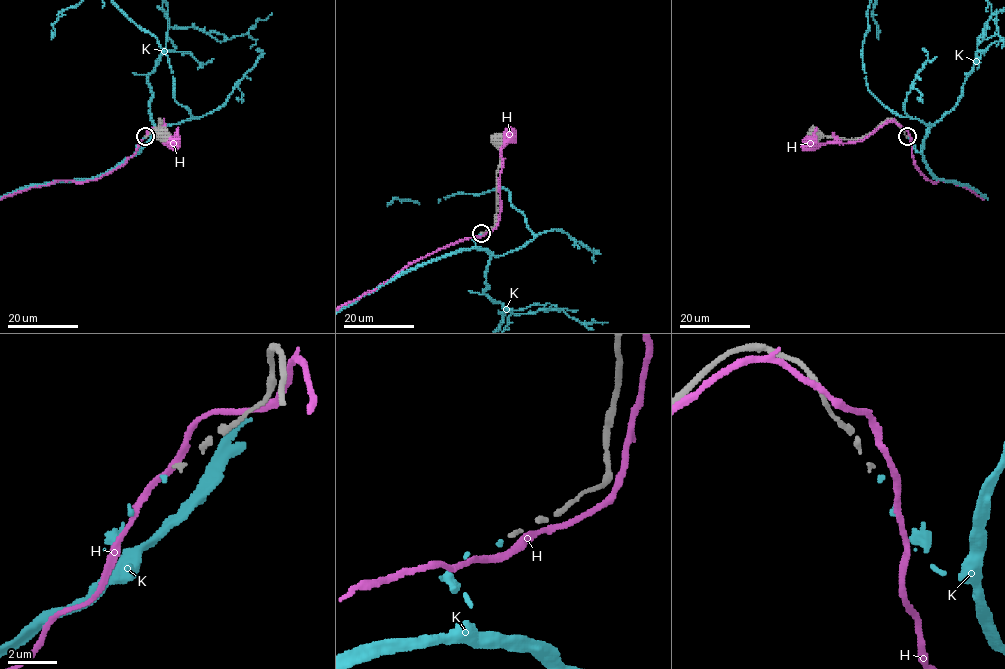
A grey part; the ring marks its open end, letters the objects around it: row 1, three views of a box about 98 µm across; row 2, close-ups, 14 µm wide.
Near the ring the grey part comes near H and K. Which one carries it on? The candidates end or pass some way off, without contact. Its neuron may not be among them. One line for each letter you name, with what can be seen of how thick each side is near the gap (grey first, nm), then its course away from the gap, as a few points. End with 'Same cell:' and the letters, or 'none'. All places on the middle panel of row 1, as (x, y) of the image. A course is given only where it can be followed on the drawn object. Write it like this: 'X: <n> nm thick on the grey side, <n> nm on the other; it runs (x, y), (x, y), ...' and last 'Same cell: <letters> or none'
K: 140 nm thick on the grey side, 80 nm on the other
Same cell: K

